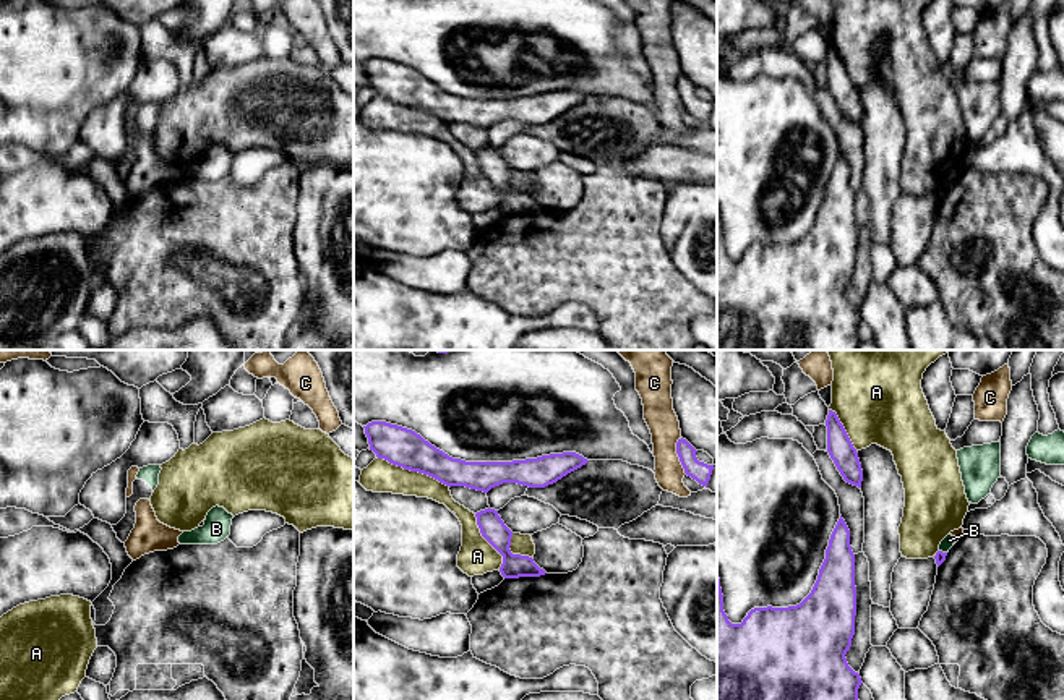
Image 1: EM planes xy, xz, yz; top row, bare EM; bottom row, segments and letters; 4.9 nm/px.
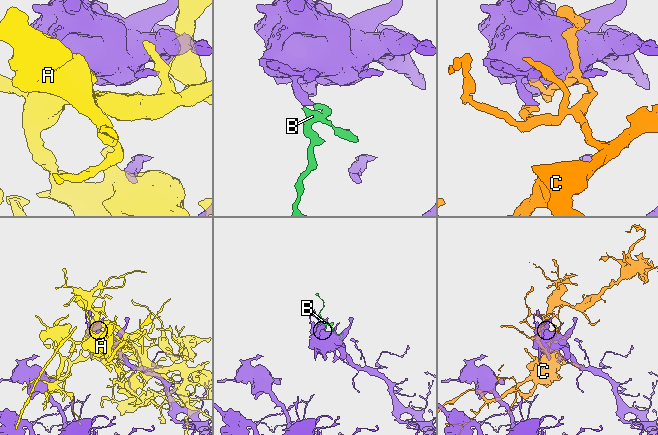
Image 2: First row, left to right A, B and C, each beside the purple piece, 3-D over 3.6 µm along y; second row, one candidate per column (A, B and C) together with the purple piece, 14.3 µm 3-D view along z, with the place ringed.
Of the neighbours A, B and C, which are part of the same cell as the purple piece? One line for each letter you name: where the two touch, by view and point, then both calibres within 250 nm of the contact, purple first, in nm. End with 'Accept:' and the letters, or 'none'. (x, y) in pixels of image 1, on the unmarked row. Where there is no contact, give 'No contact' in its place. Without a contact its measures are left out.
Accept: none

